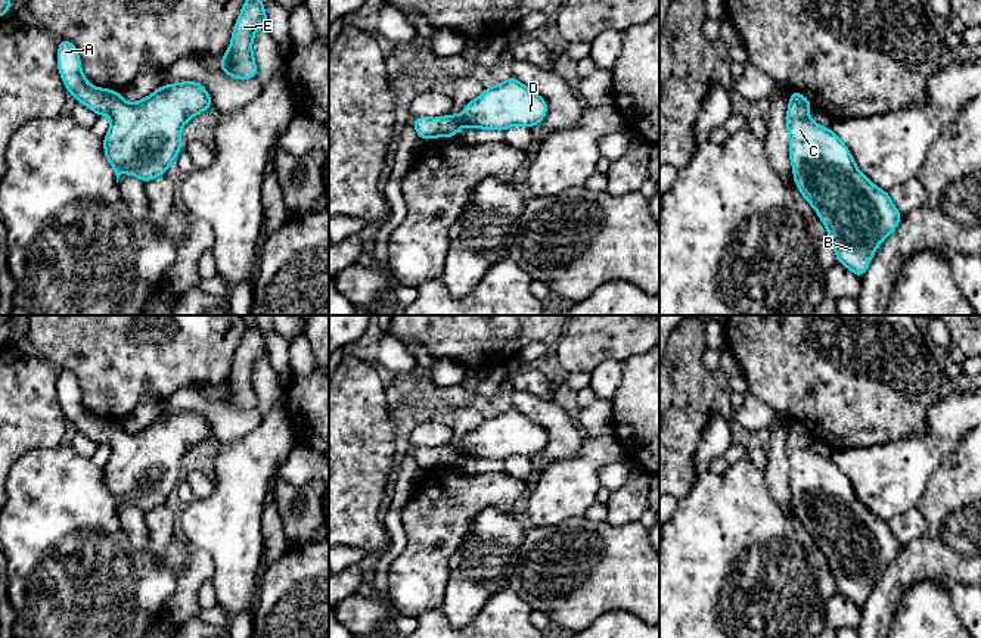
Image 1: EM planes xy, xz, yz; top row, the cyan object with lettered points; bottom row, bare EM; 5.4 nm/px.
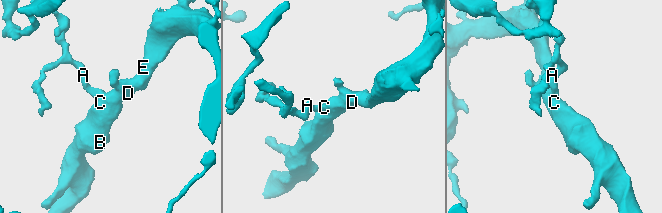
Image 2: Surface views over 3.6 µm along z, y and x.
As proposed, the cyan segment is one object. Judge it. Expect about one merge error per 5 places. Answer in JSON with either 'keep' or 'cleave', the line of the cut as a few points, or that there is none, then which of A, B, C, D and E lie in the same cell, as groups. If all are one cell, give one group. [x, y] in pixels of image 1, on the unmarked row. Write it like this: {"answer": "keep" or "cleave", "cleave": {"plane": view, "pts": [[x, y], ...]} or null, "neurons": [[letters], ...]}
{"answer": "keep", "cleave": null, "neurons": [["A", "B", "C", "D", "E"]]}

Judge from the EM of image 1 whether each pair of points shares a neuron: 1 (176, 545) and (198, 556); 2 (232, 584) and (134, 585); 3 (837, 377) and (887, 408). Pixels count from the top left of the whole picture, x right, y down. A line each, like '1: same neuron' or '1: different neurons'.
1: different neurons
2: different neurons
3: same neuron

